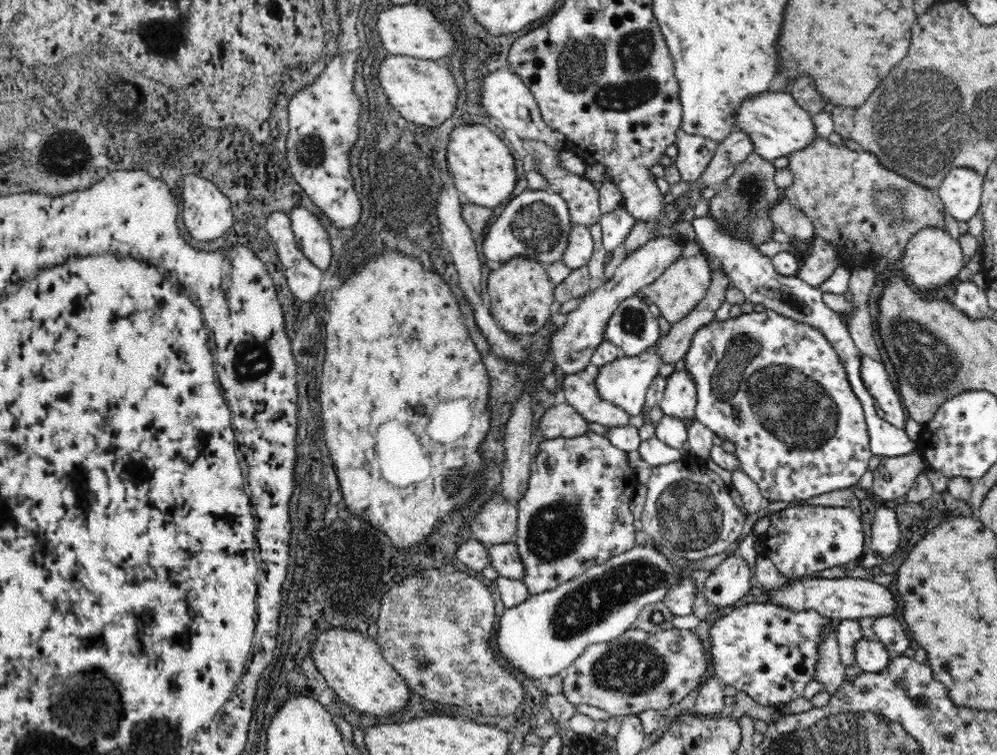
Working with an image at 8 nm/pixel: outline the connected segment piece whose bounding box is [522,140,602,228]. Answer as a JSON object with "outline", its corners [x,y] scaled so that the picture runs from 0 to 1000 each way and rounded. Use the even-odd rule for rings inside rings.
{"outline":[[[524,185],[526,191],[526,199],[528,204],[532,204],[538,215],[538,225],[550,238],[550,254],[556,254],[556,257],[562,257],[568,268],[570,268],[570,275],[572,275],[572,289],[576,294],[576,299],[596,299],[604,291],[604,278],[602,278],[602,252],[598,252],[594,246],[594,238],[586,236],[586,230],[576,230],[576,228],[570,228],[566,223],[560,220],[560,199],[552,196],[550,191],[546,188],[540,188],[540,185]]]}

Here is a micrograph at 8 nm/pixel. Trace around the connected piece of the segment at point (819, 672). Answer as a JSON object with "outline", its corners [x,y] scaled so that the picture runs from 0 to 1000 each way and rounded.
{"outline":[[[832,840],[822,853],[816,901],[824,903],[828,909],[830,919],[839,919],[839,914],[847,903],[847,890],[849,890],[849,882],[845,879],[845,872],[843,872],[841,840]]]}

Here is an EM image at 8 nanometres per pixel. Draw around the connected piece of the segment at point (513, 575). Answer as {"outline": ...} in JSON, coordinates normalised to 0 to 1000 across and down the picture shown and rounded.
{"outline":[[[497,721],[497,723],[489,723],[489,734],[491,734],[491,750],[495,750],[502,763],[512,766],[512,768],[524,768],[526,766],[526,744],[522,739],[520,723],[514,721]]]}

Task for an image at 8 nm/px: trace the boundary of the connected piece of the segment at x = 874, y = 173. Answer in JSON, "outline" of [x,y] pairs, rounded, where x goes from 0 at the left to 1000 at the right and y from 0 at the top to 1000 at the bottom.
{"outline":[[[818,183],[818,185],[814,188],[814,193],[810,193],[808,199],[800,199],[798,204],[792,204],[790,212],[792,212],[792,223],[790,223],[790,225],[796,230],[796,244],[794,244],[792,249],[788,249],[788,254],[786,254],[790,270],[796,273],[796,275],[800,275],[800,278],[804,278],[804,281],[812,289],[812,294],[816,297],[816,313],[818,313],[818,315],[824,315],[826,321],[830,321],[839,334],[843,334],[843,342],[845,342],[845,344],[851,342],[851,344],[855,344],[857,352],[873,352],[873,355],[875,355],[877,347],[883,344],[883,342],[889,342],[893,350],[897,350],[897,347],[901,347],[901,344],[907,342],[909,323],[911,323],[913,315],[915,315],[917,310],[921,310],[923,305],[927,305],[927,302],[941,302],[941,305],[947,305],[947,307],[949,307],[949,291],[947,291],[949,275],[947,275],[947,270],[945,270],[945,265],[943,265],[941,252],[929,252],[929,249],[925,249],[921,241],[913,241],[913,238],[909,238],[909,233],[901,233],[899,228],[895,228],[895,225],[891,225],[889,220],[885,220],[885,217],[883,217],[883,209],[879,209],[879,204],[875,204],[875,201],[855,201],[855,199],[849,196],[849,193],[839,193],[839,191],[830,188],[830,183]]]}

